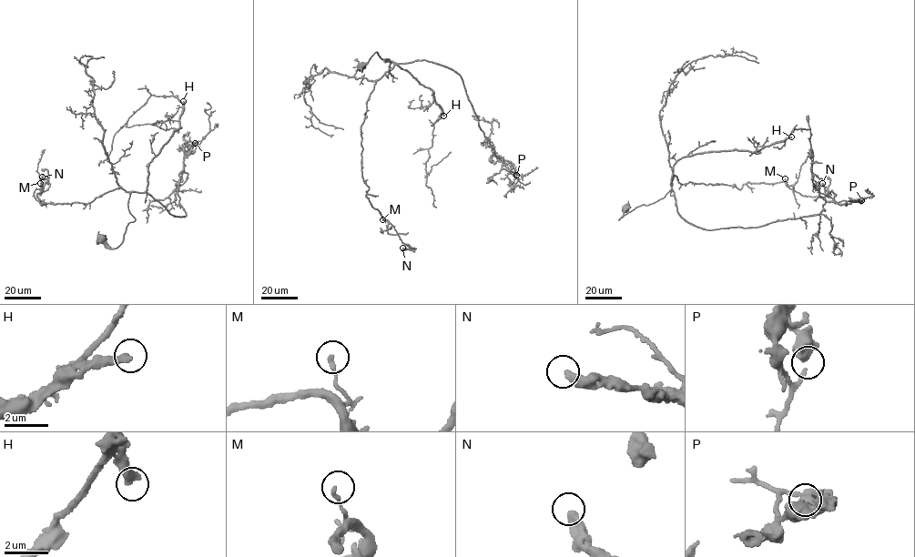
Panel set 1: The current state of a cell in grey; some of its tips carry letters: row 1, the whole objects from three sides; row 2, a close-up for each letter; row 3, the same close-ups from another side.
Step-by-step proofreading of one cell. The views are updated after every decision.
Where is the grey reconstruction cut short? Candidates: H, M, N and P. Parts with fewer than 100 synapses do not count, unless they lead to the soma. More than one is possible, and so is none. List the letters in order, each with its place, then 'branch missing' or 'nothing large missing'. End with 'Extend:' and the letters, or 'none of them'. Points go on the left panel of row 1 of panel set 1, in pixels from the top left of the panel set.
H: place (183, 101); branch missing
M: place (40, 183); nothing large missing
N: place (42, 177); nothing large missing
P: place (195, 143); nothing large missing
Extend: H

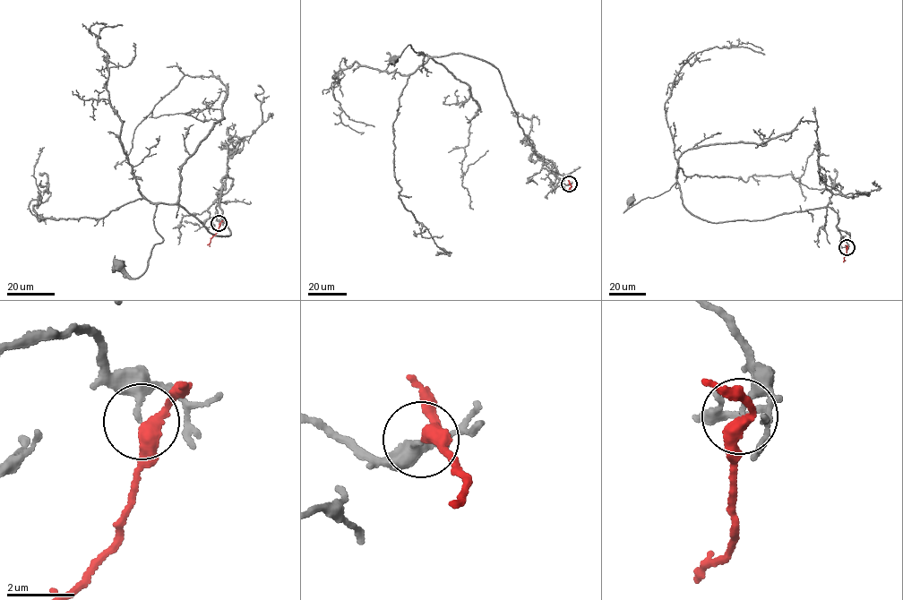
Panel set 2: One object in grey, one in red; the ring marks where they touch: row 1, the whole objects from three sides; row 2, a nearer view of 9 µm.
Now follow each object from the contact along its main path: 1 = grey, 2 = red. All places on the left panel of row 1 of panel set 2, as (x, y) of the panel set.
1: (219, 223), (227, 175), (228, 235), (158, 203), (163, 238), (146, 270), (133, 278), (118, 264)
2: (219, 223), (210, 246)

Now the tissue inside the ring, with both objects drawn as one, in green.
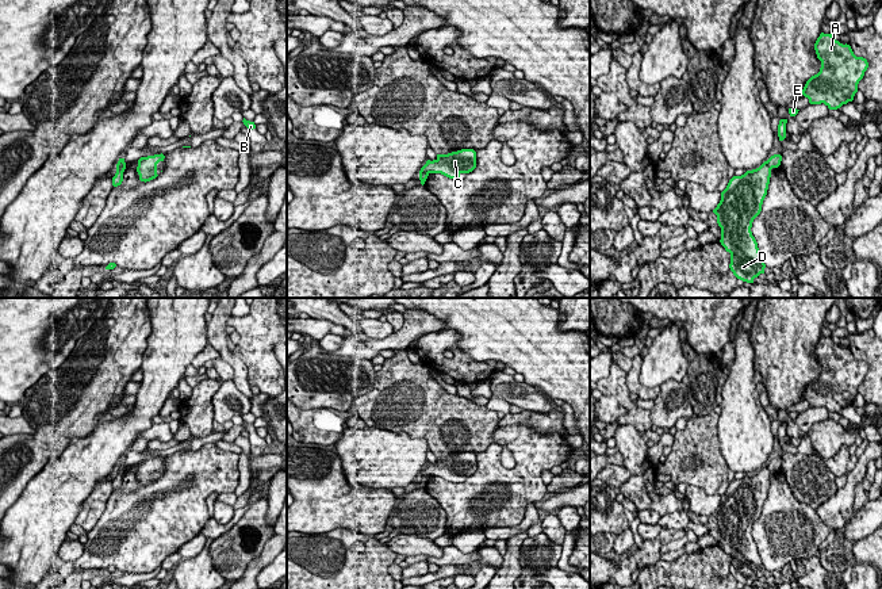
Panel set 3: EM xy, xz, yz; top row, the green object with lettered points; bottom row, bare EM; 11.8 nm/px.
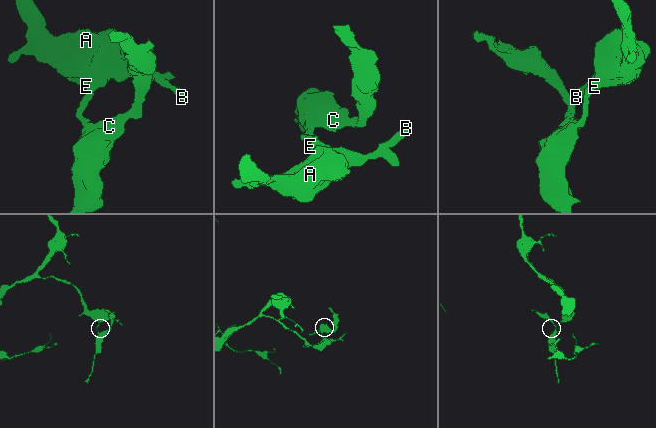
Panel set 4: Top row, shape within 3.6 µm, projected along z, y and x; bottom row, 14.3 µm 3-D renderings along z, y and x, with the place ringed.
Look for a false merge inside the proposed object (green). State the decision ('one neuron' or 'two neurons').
two neurons

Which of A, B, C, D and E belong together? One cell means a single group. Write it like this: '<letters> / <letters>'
A B E / C D

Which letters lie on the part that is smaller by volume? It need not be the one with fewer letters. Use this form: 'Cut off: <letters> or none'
Cut off: C, D

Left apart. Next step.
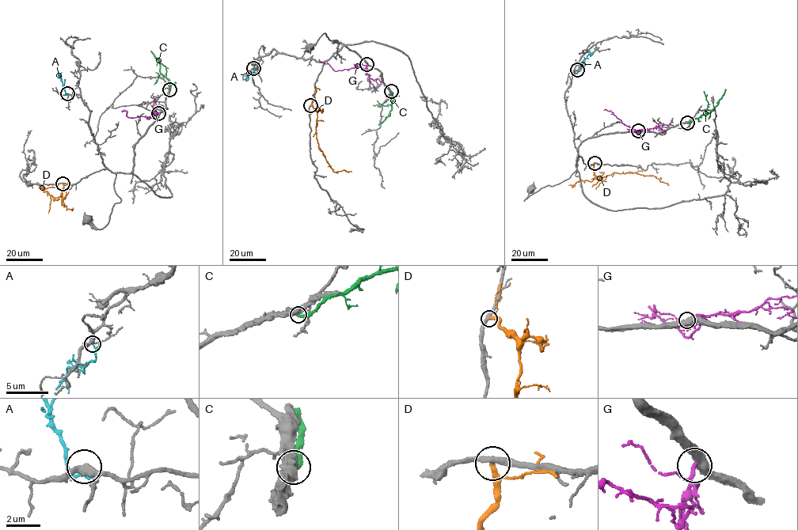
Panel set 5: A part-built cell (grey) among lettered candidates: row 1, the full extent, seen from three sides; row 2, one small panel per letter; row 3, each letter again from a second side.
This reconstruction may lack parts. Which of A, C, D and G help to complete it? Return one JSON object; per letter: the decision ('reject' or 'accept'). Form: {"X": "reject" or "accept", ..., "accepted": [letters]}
{"A": "accept", "C": "reject", "D": "reject", "G": "reject", "accepted": ["A"]}

